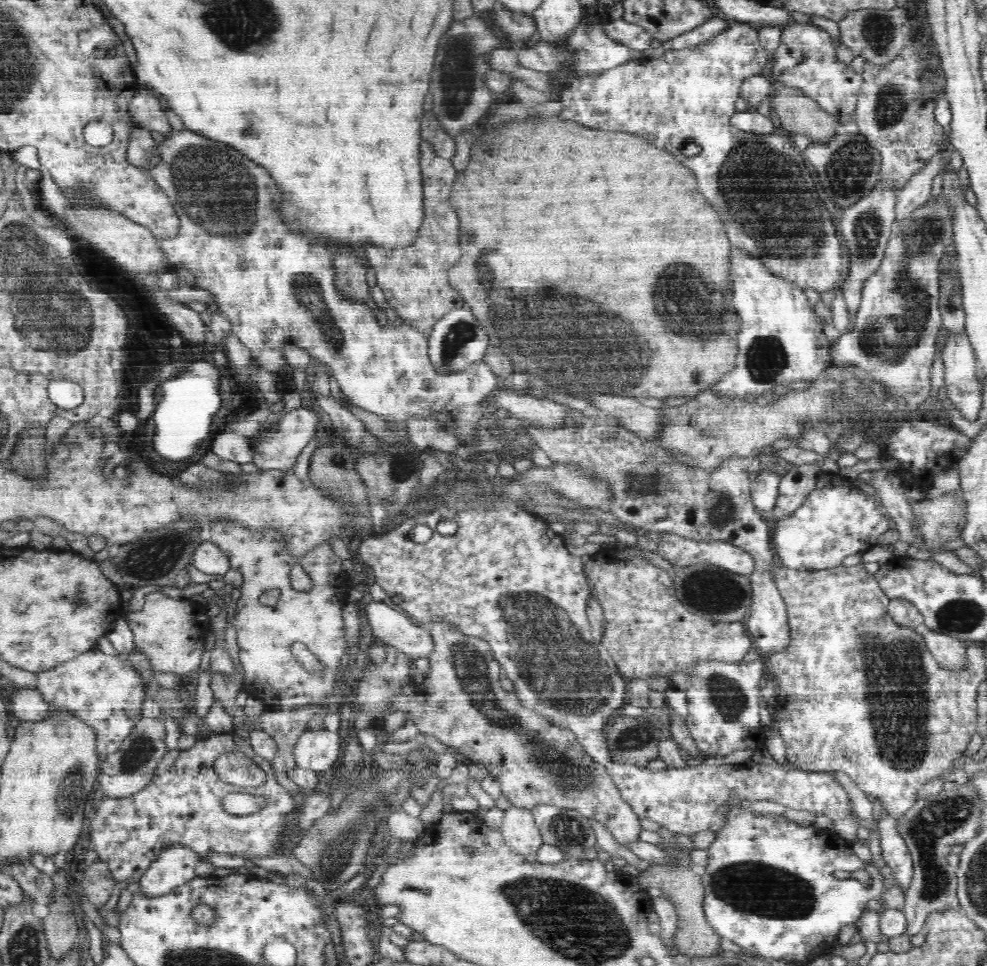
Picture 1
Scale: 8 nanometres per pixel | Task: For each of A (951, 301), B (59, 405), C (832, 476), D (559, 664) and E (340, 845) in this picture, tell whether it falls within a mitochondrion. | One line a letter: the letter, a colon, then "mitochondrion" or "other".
A: mitochondrion
B: other
C: other
D: mitochondrion
E: mitochondrion

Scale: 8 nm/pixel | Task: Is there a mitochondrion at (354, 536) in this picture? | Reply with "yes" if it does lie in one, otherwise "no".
no

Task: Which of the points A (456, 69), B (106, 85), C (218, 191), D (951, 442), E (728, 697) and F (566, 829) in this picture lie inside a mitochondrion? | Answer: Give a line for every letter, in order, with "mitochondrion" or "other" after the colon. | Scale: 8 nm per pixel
A: mitochondrion
B: other
C: mitochondrion
D: other
E: mitochondrion
F: mitochondrion

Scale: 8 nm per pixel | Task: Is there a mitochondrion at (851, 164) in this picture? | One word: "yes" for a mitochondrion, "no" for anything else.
yes

